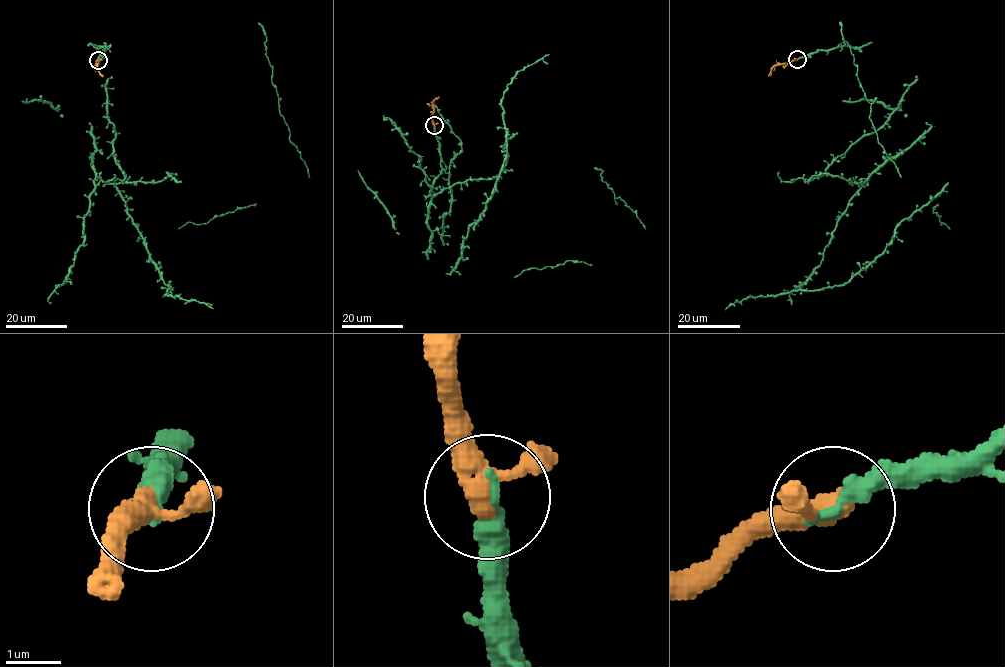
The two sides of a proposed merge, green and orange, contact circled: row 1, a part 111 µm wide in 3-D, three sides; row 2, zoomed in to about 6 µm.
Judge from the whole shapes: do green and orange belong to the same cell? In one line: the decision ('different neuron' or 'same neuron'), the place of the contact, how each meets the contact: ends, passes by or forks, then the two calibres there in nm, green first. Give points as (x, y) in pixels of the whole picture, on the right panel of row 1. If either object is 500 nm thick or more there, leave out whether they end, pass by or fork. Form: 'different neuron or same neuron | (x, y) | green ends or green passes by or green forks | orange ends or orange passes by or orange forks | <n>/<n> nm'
same neuron | (797, 59) | green ends | orange passes by | 360/380 nm

